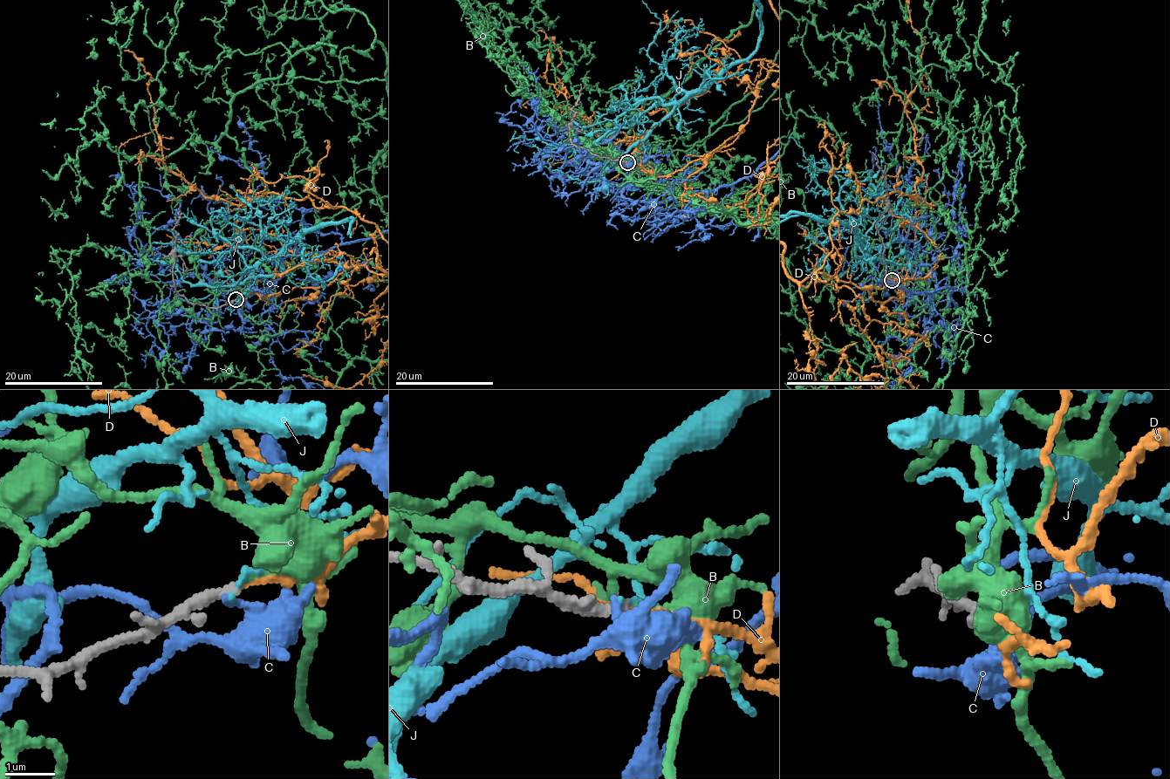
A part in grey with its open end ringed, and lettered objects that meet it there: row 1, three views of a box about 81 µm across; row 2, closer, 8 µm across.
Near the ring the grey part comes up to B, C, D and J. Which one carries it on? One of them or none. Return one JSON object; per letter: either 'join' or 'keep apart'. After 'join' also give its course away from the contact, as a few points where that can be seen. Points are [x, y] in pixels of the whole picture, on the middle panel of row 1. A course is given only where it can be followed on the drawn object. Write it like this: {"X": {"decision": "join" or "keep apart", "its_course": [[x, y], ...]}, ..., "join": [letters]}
{"B": {"decision": "keep apart"}, "C": {"decision": "keep apart"}, "D": {"decision": "join"}, "J": {"decision": "keep apart"}, "join": ["D"]}

